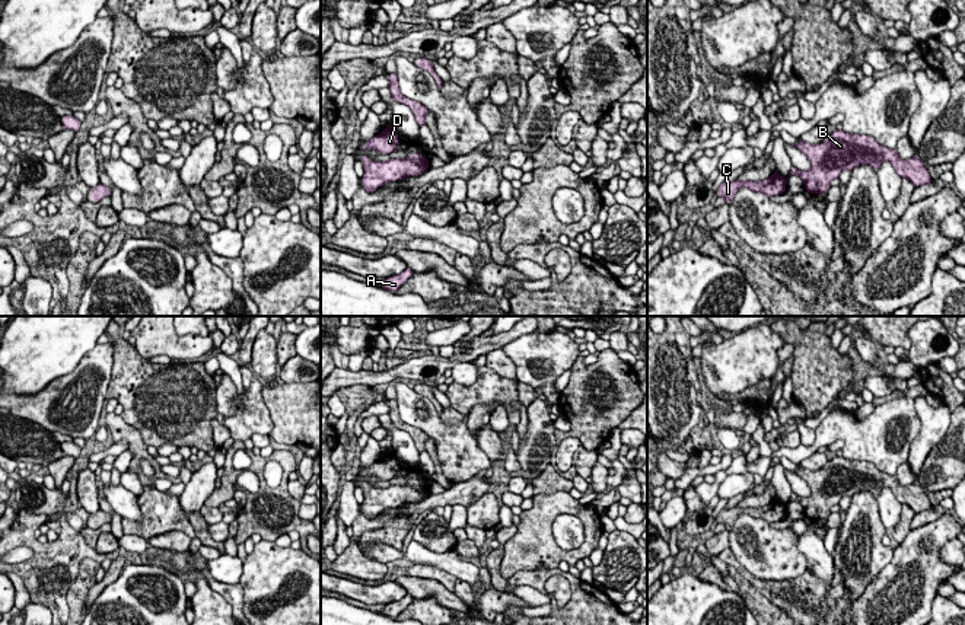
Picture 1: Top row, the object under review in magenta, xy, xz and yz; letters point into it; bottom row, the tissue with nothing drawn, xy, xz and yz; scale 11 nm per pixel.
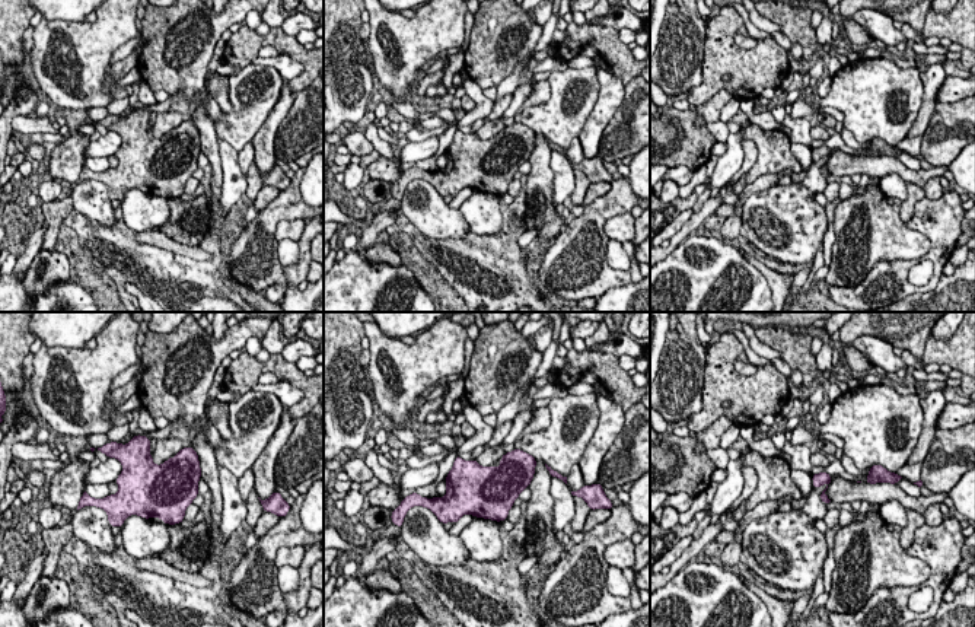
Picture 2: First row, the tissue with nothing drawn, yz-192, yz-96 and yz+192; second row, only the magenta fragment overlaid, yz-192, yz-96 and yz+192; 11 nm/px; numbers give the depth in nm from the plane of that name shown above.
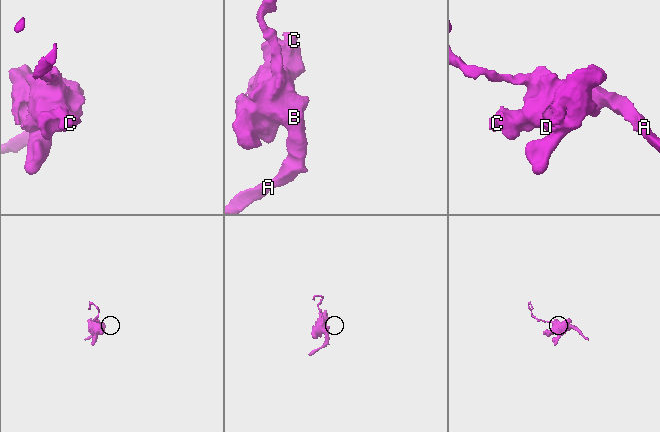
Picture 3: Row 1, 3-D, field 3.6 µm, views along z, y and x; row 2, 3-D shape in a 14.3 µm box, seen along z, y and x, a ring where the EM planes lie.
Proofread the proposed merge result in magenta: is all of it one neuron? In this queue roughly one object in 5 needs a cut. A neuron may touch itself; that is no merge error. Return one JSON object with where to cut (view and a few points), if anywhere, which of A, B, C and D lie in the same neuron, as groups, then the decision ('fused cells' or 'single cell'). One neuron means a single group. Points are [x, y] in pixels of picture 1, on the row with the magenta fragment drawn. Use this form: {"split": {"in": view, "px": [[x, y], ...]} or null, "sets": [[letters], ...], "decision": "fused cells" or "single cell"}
{"split": null, "sets": [["A", "B", "C", "D"]], "decision": "single cell"}

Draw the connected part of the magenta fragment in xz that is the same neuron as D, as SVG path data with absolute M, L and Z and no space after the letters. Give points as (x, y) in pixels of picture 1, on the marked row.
M392 124L383 128L380 134L376 134L370 140L364 141L364 147L362 152L367 150L376 150L378 153L392 153L399 149L398 144L398 134Z

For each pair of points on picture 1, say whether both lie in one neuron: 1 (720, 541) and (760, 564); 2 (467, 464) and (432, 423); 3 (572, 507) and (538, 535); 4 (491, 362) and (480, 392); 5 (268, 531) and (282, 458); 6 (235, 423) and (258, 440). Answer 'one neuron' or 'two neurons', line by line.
1: two neurons
2: one neuron
3: one neuron
4: two neurons
5: one neuron
6: two neurons

